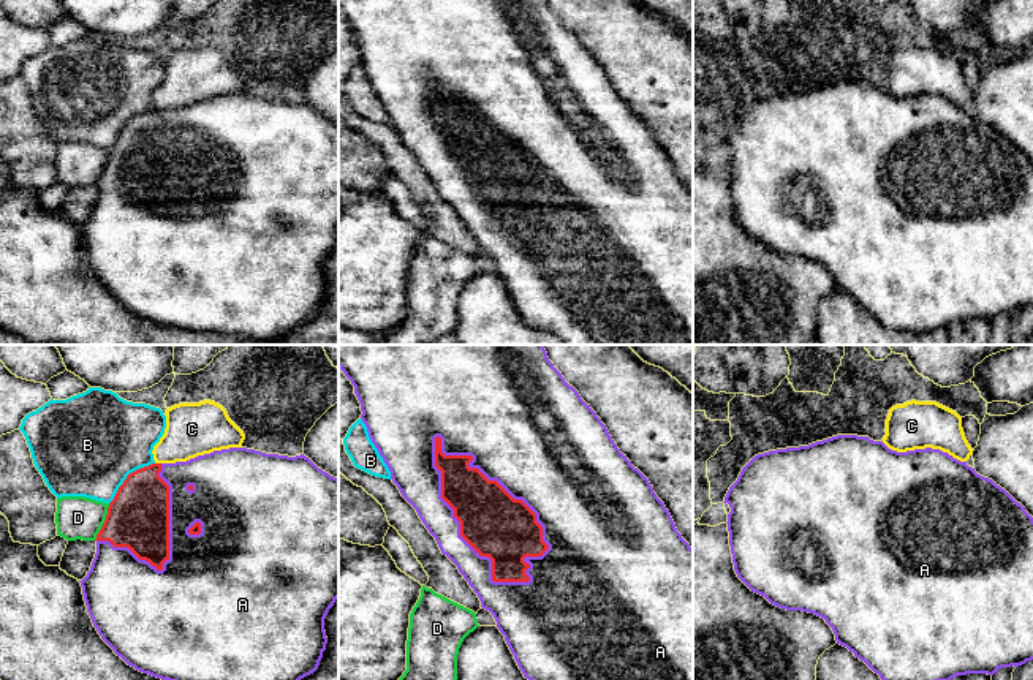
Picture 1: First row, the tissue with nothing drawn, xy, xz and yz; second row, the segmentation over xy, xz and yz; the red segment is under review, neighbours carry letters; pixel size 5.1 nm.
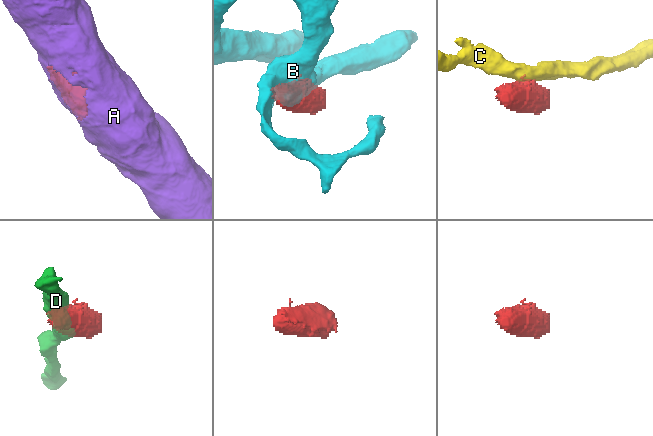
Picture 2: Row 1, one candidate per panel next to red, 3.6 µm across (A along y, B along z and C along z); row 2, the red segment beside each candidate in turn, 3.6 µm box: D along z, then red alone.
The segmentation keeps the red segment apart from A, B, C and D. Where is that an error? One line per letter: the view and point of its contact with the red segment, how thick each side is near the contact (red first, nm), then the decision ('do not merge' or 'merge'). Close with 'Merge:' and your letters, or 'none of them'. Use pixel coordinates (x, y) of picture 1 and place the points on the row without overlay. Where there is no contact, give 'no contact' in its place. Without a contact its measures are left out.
A: meets red in xz at (461, 173); 320 nm thick on the red side, 180 nm on the other; merge
B: meets red in xy at (127, 122); 320 nm thick on the red side, 500 nm on the other; do not merge
C: meets red in xy at (158, 109); 280 nm thick on the red side, 280 nm on the other; do not merge
D: meets red in xy at (105, 168); 320 nm thick on the red side, 220 nm on the other; do not merge
Merge: A

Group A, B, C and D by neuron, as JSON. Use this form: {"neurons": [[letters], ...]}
{"neurons": [["A"], ["B"], ["C"], ["D"]]}

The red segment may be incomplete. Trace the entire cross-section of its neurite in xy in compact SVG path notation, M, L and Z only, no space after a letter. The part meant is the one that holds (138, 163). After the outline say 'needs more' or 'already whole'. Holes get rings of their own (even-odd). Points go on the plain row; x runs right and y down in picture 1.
M229 93L187 108L152 109L139 114L119 133L95 187L96 199L90 217L79 226L87 258L101 285L136 316L182 331L277 340L318 315L327 289L324 264L339 244L339 125L318 114L304 100L288 103Z | needs more

